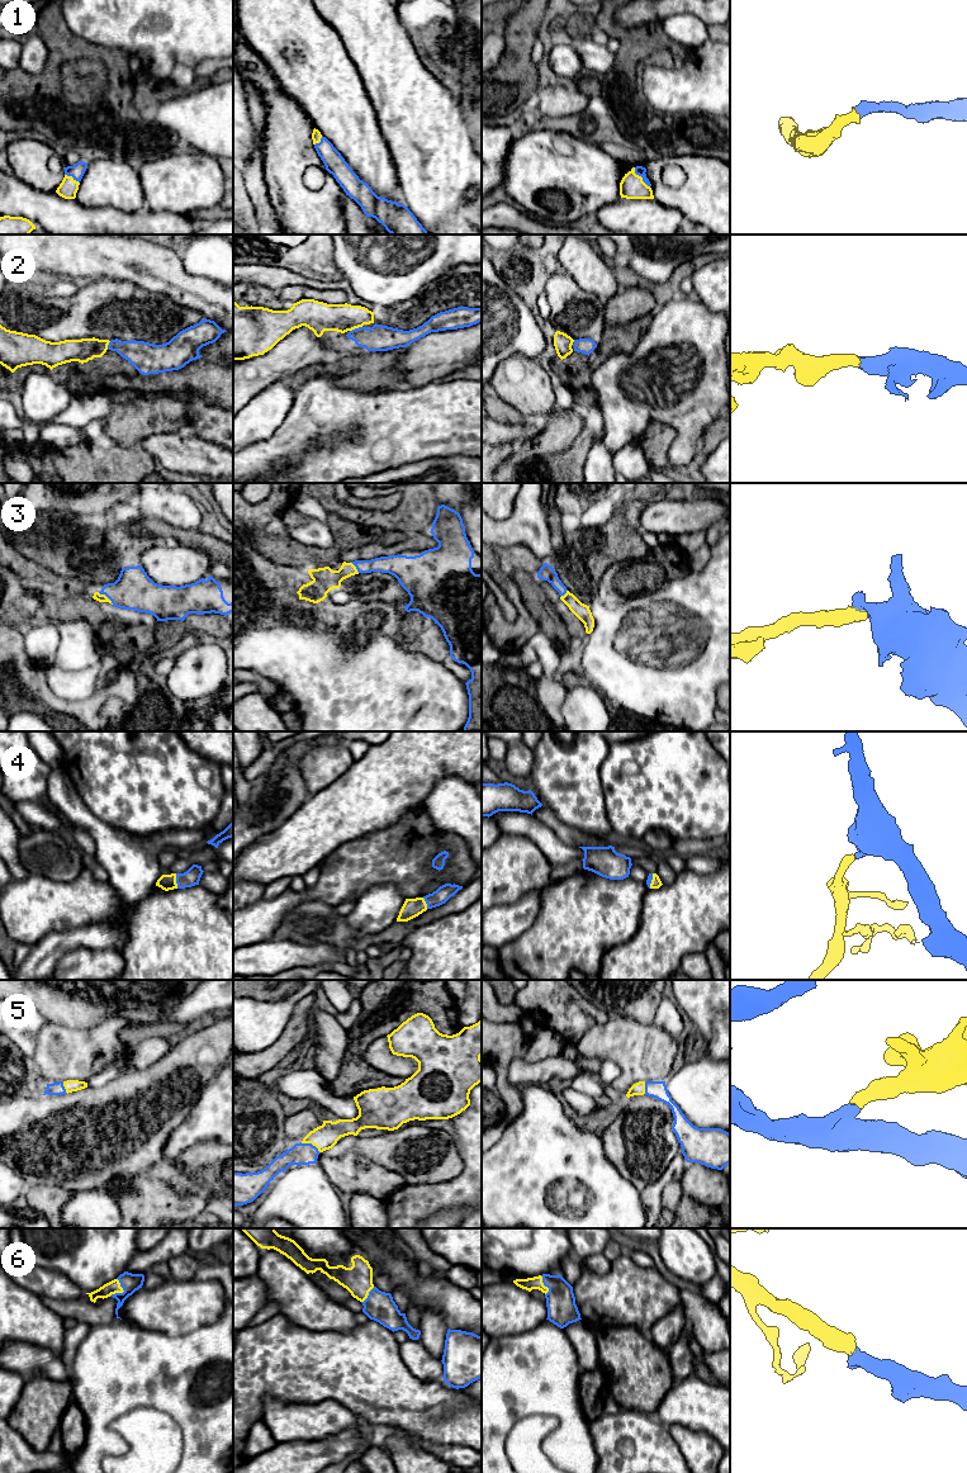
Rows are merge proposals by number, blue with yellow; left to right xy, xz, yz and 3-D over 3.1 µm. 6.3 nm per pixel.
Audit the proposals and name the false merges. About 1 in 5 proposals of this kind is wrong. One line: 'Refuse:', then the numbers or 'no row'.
Refuse: no row

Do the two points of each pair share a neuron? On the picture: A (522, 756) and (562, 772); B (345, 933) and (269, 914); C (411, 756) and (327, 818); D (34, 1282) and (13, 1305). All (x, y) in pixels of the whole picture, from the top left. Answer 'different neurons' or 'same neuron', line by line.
A: different neurons
B: different neurons
C: same neuron
D: different neurons

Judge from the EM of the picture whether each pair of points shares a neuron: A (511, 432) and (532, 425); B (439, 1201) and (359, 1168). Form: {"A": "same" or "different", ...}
{"A": "same", "B": "different"}

